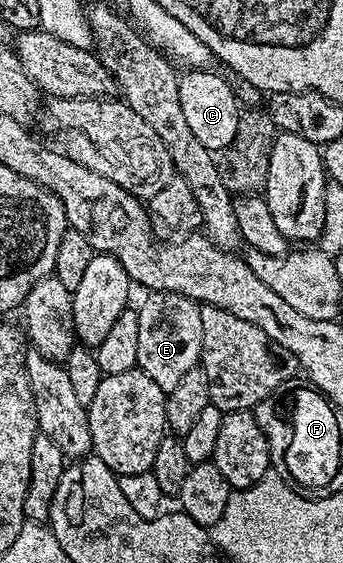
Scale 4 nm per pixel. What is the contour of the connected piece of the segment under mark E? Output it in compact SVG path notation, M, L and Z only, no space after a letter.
M154 291L144 296L141 307L136 308L139 317L139 357L137 367L159 389L168 393L179 385L187 371L201 362L203 345L203 317L201 304L174 291Z

